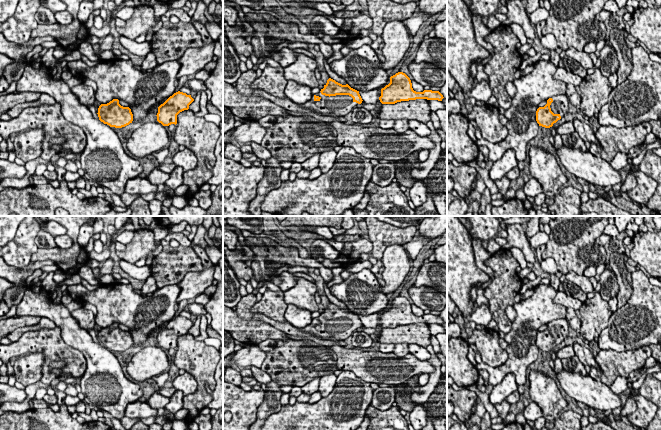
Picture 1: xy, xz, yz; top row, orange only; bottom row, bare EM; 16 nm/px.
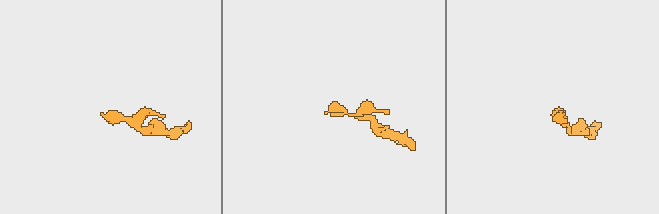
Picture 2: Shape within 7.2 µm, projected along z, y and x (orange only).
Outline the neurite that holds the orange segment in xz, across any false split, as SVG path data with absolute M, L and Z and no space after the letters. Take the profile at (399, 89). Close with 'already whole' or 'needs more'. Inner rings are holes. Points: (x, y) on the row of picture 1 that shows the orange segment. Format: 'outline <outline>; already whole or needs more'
outline M398 72L391 76L390 83L381 89L379 100L382 104L395 104L401 101L416 99L442 101L443 98L443 95L439 91L414 91L410 78L405 73Z; already whole

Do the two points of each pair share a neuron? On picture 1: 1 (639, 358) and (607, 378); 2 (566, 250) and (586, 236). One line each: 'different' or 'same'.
1: same
2: same

